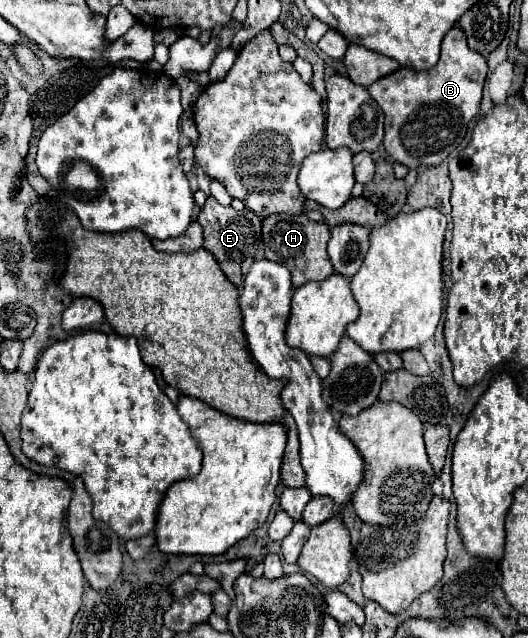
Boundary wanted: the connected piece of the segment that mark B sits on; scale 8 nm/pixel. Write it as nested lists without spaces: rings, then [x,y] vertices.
[[[453,26],[443,38],[441,58],[431,70],[415,72],[399,68],[391,76],[371,84],[367,90],[385,114],[383,146],[387,154],[407,168],[441,164],[455,148],[461,146],[469,122],[479,114],[485,76],[487,60],[479,52],[471,50],[467,46],[465,32],[459,26]]]

